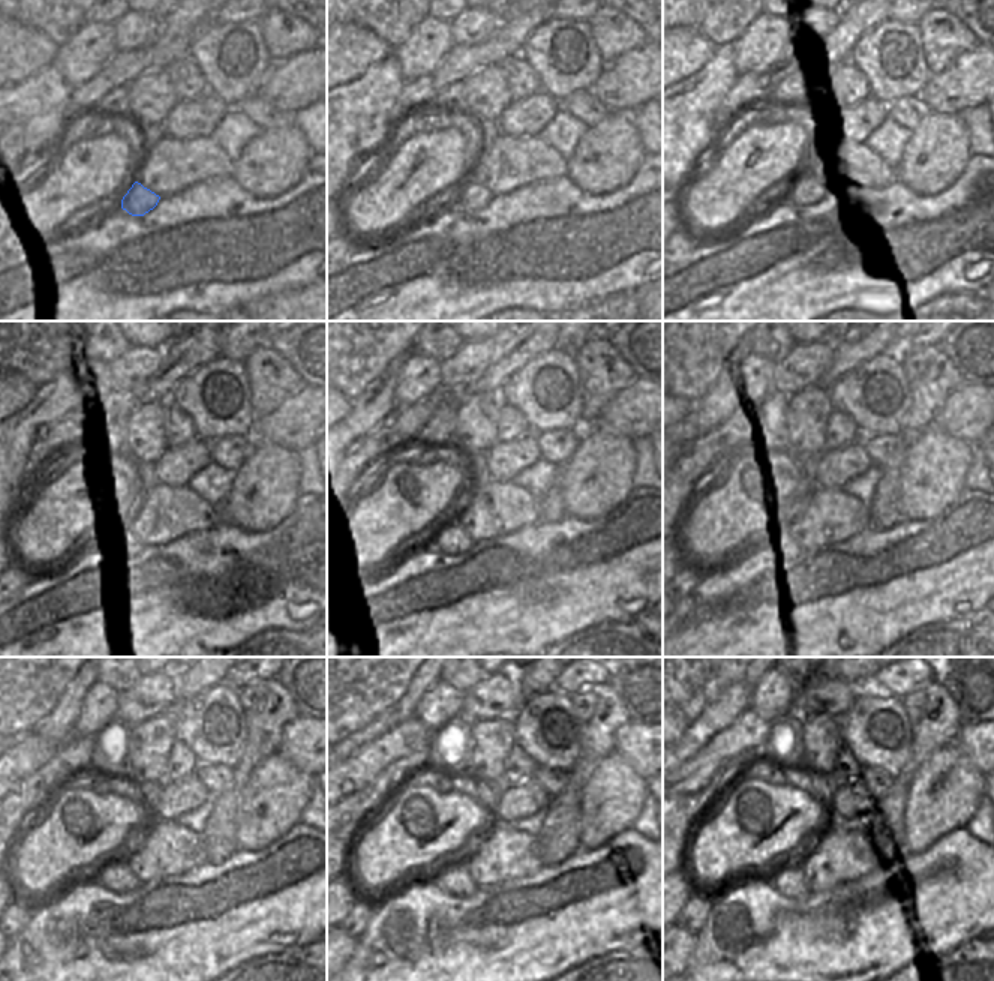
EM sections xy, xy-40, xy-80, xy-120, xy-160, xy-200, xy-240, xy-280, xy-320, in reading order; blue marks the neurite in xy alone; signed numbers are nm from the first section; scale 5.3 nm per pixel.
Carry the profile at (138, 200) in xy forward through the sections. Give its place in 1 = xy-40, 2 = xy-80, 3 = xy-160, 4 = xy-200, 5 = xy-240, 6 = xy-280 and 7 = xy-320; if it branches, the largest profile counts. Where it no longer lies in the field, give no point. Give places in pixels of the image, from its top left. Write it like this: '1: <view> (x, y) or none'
1: xy-40 (473, 195)
2: xy-80 (805, 191)
3: xy-160 (452, 539)
4: xy-200 (786, 540)
5: xy-240 (116, 876)
6: xy-280 (452, 876)
7: xy-320 (789, 881)

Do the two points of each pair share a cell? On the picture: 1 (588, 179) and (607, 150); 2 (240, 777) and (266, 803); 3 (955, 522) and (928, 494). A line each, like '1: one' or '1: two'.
1: one
2: two
3: two

